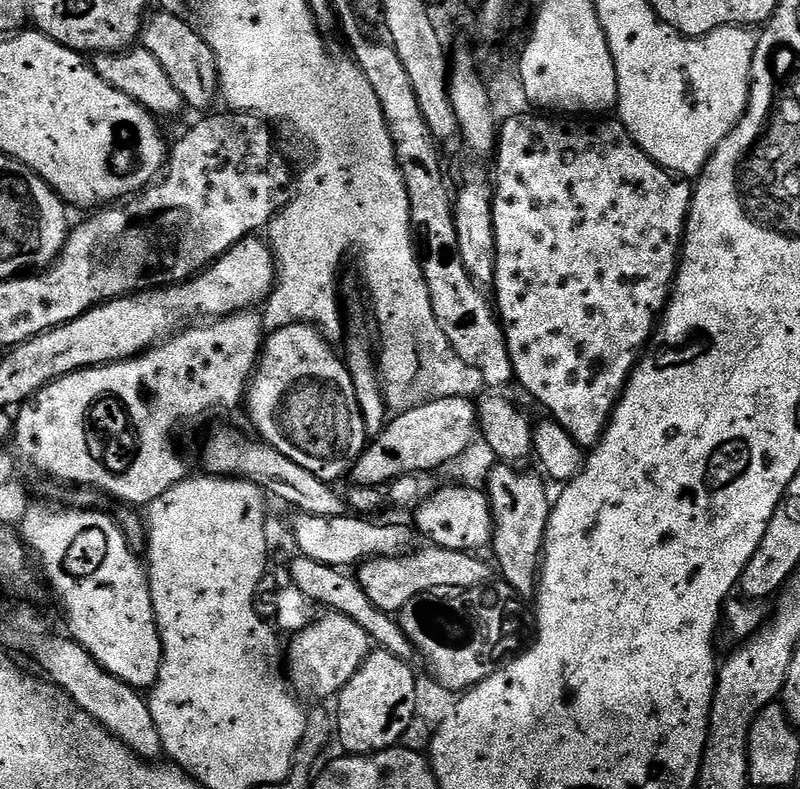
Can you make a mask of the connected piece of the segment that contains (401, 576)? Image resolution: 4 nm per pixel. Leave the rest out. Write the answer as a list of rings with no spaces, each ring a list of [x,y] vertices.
[[[427,547],[413,551],[411,556],[378,556],[359,565],[358,579],[362,590],[366,590],[366,598],[370,598],[378,610],[396,614],[410,602],[410,598],[423,592],[439,588],[479,588],[493,579],[490,564],[480,561],[471,552]]]

